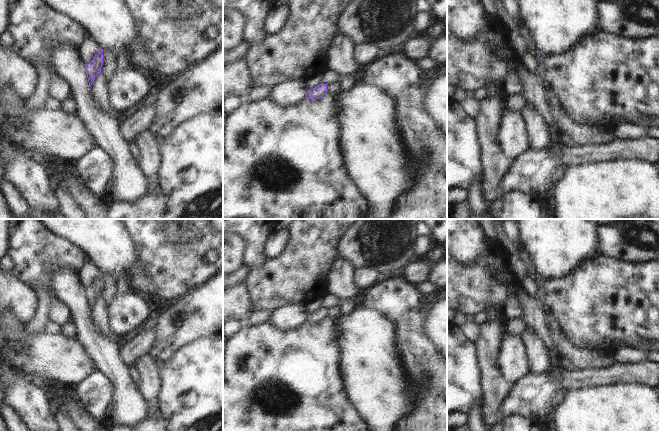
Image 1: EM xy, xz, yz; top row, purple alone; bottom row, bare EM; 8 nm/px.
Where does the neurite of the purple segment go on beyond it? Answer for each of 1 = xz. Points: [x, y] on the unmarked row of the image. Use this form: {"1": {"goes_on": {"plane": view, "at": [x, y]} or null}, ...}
{"1": {"goes_on": null}}

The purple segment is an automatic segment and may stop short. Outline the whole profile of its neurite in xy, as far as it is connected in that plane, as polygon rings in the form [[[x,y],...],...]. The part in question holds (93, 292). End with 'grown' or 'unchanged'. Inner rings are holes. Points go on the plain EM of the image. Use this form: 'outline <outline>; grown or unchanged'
outline [[[99,271],[98,277],[93,281],[93,284],[85,289],[85,296],[87,298],[89,310],[91,311],[92,307],[95,304],[95,300],[98,297],[101,297],[101,291],[103,289],[103,273]]]; unchanged

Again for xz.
outline [[[321,307],[320,309],[316,310],[315,312],[308,314],[306,317],[306,321],[309,323],[318,323],[319,321],[323,320],[327,317],[327,308]]]; unchanged

